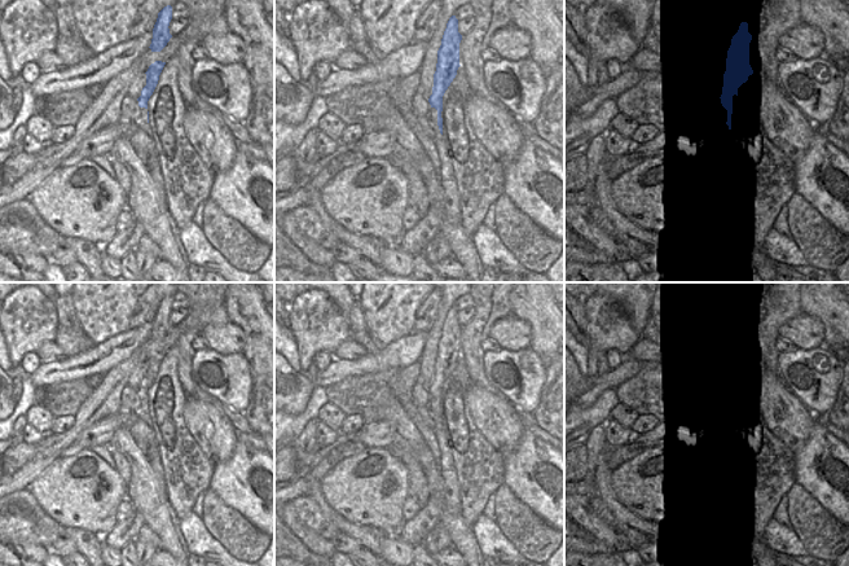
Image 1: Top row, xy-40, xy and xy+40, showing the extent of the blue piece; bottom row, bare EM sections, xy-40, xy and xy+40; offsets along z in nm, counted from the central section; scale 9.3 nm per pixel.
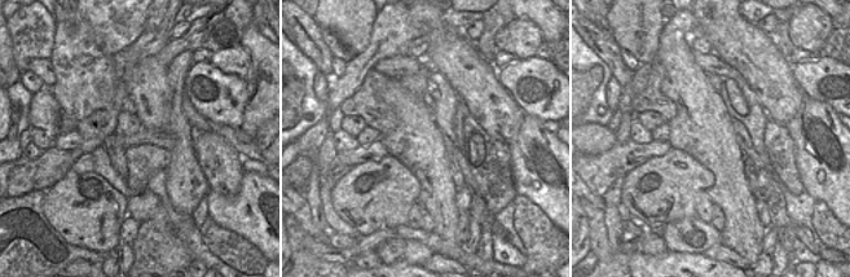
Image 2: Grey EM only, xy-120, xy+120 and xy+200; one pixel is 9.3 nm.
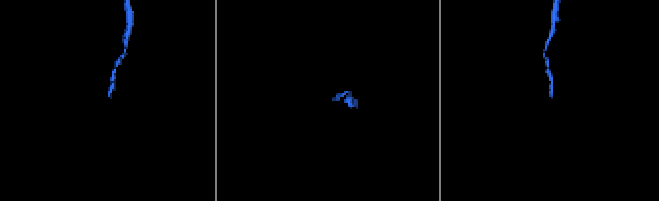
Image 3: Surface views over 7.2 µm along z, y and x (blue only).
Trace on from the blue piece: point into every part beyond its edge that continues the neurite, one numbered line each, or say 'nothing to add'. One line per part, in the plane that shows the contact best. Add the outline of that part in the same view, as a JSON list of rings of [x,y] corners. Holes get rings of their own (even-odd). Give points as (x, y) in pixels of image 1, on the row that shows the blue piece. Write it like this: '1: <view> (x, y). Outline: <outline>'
nothing to add

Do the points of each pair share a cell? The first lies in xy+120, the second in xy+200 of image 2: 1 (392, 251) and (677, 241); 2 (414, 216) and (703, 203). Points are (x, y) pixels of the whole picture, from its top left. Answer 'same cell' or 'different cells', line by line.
1: same cell
2: same cell

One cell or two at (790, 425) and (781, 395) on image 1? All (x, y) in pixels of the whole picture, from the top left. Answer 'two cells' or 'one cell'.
one cell

